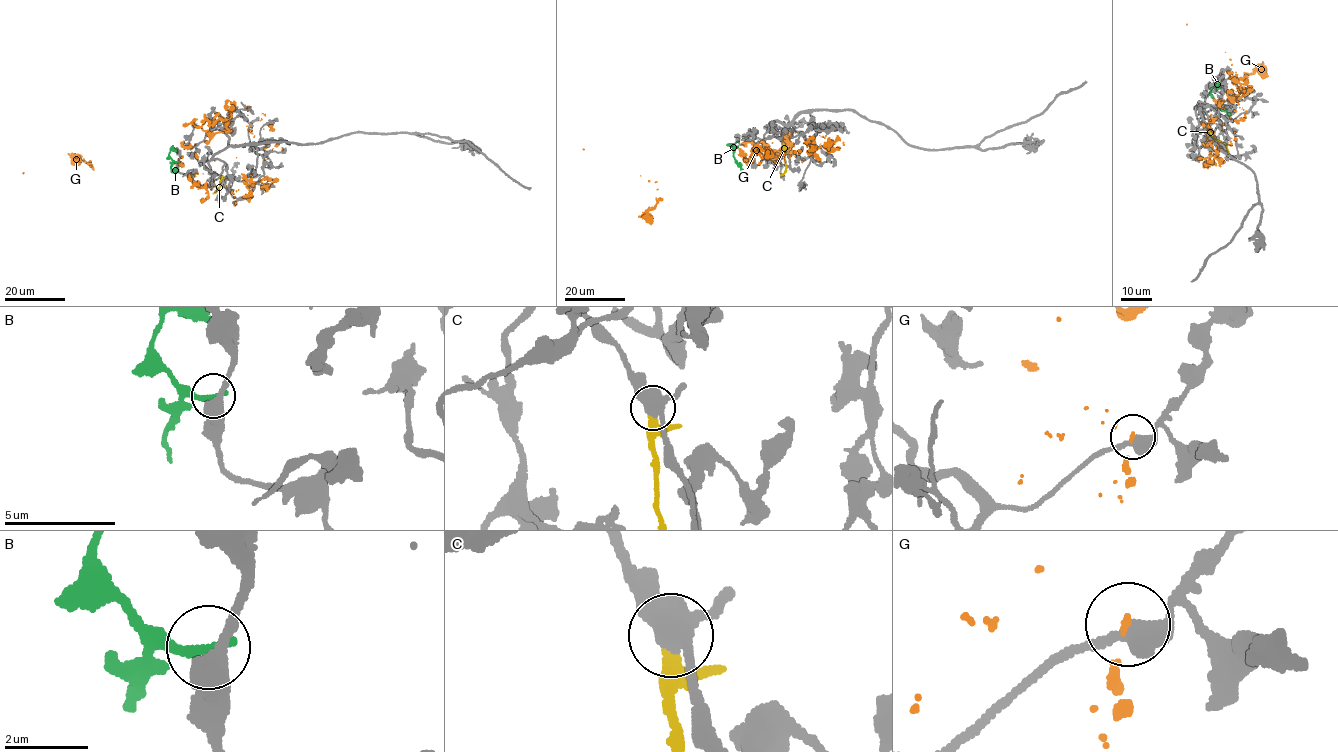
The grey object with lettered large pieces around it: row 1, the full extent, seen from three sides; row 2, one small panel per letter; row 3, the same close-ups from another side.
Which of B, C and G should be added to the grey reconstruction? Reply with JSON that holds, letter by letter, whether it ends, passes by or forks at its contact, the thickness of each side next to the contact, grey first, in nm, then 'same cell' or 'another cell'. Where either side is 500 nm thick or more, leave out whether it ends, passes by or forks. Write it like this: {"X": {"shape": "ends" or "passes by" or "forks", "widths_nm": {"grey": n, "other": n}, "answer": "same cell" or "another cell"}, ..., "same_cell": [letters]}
{"B": {"shape": "ends", "widths_nm": {"grey": 440, "other": 260}, "answer": "another cell"}, "C": {"shape": "ends", "widths_nm": {"grey": 440, "other": 360}, "answer": "another cell"}, "G": {"shape": "ends", "widths_nm": {"grey": 440, "other": 120}, "answer": "another cell"}, "same_cell": []}

